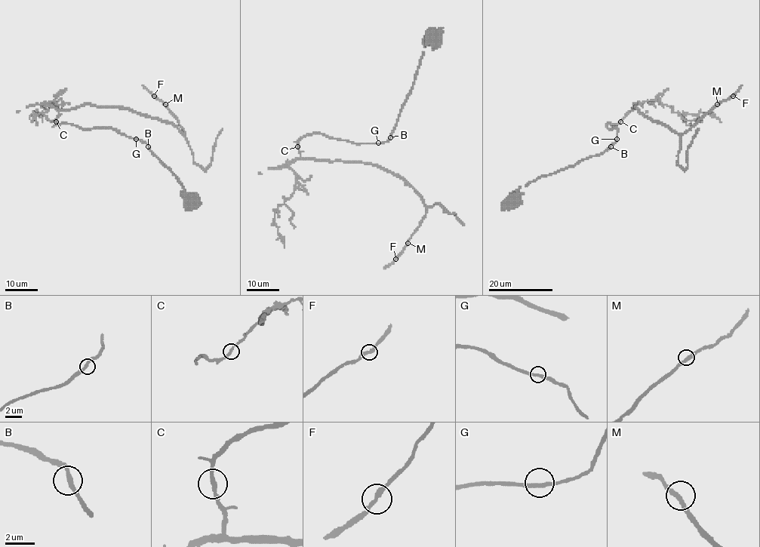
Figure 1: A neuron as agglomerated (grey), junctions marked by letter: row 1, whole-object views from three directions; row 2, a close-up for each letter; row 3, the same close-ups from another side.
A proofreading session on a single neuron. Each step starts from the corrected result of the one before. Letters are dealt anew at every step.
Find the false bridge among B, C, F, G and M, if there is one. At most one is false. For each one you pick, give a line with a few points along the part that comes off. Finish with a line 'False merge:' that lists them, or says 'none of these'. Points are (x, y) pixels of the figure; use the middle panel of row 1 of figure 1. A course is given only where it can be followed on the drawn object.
False merge: none of these

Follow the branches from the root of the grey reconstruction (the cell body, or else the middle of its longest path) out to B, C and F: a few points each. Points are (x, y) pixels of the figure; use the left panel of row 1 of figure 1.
B: (192, 202), (189, 201), (189, 195), (178, 179), (148, 146)
C: (192, 202), (178, 179), (143, 141), (110, 128), (81, 129), (66, 123), (57, 124), (56, 121)
F: (192, 202), (143, 141), (110, 128), (56, 123), (59, 110), (123, 106), (183, 133), (153, 96)

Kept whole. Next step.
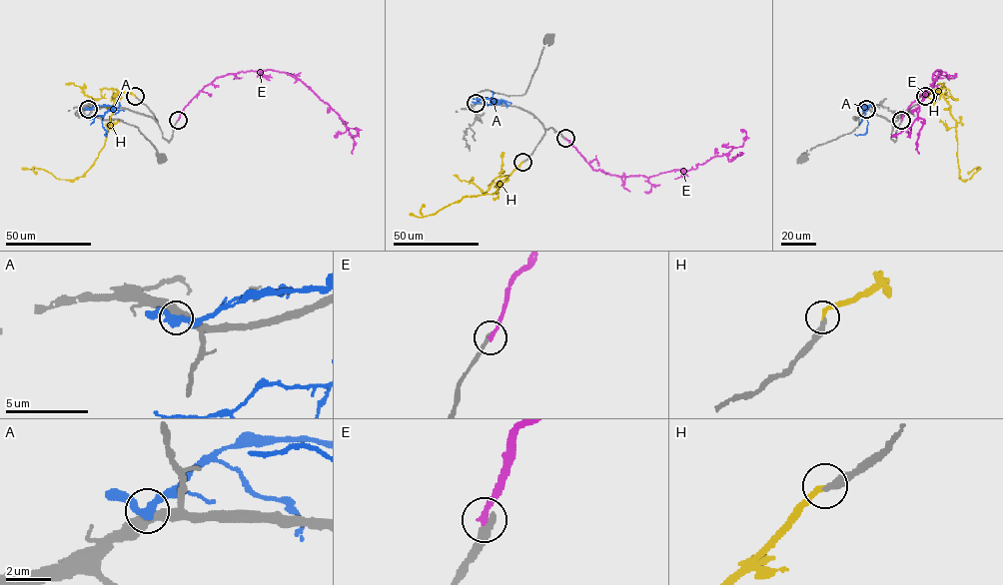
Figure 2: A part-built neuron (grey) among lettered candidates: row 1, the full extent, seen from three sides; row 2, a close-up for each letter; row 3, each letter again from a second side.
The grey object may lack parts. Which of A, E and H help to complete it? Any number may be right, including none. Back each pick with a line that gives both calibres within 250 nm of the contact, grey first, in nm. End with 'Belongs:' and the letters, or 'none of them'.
Belongs: none of them

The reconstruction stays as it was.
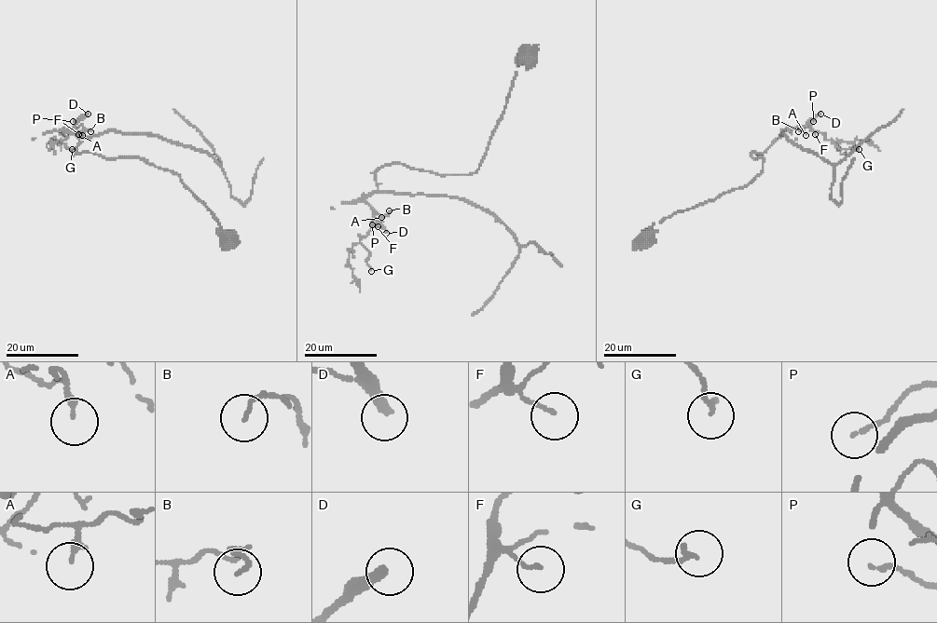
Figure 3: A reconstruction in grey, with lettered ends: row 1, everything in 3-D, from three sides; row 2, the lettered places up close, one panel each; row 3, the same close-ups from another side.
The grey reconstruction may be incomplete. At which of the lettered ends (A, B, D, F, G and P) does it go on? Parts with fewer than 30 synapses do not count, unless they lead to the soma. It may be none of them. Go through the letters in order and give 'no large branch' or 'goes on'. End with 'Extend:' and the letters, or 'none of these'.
A: no large branch
B: no large branch
D: goes on
F: no large branch
G: no large branch
P: no large branch
Extend: D

